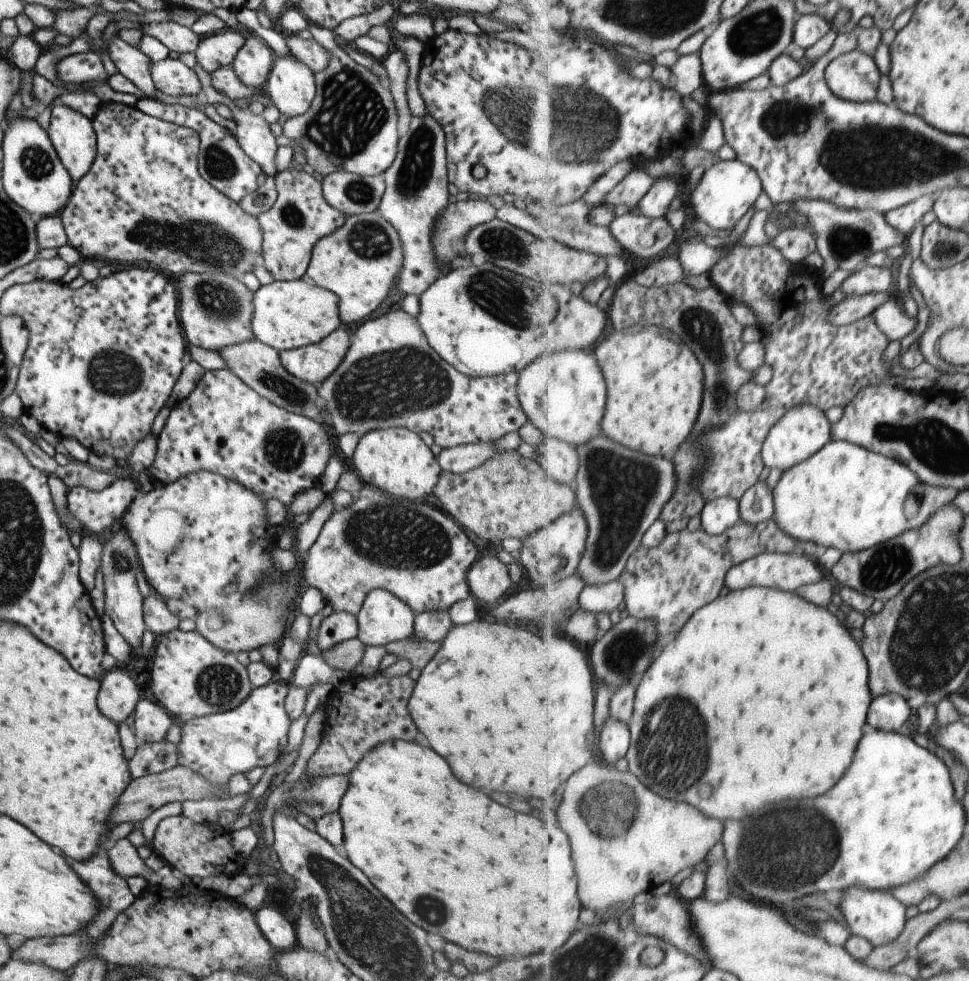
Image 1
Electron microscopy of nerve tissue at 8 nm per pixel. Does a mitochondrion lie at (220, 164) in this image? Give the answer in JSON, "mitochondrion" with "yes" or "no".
{"mitochondrion":"yes"}

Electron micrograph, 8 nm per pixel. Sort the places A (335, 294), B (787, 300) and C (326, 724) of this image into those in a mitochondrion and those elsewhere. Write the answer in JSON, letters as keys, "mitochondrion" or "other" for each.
{"A":"other","B":"other","C":"other"}

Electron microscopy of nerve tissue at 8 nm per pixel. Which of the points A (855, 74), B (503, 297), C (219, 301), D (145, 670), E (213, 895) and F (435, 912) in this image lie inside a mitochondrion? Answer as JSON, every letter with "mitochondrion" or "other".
{"A":"other","B":"mitochondrion","C":"mitochondrion","D":"other","E":"other","F":"mitochondrion"}

